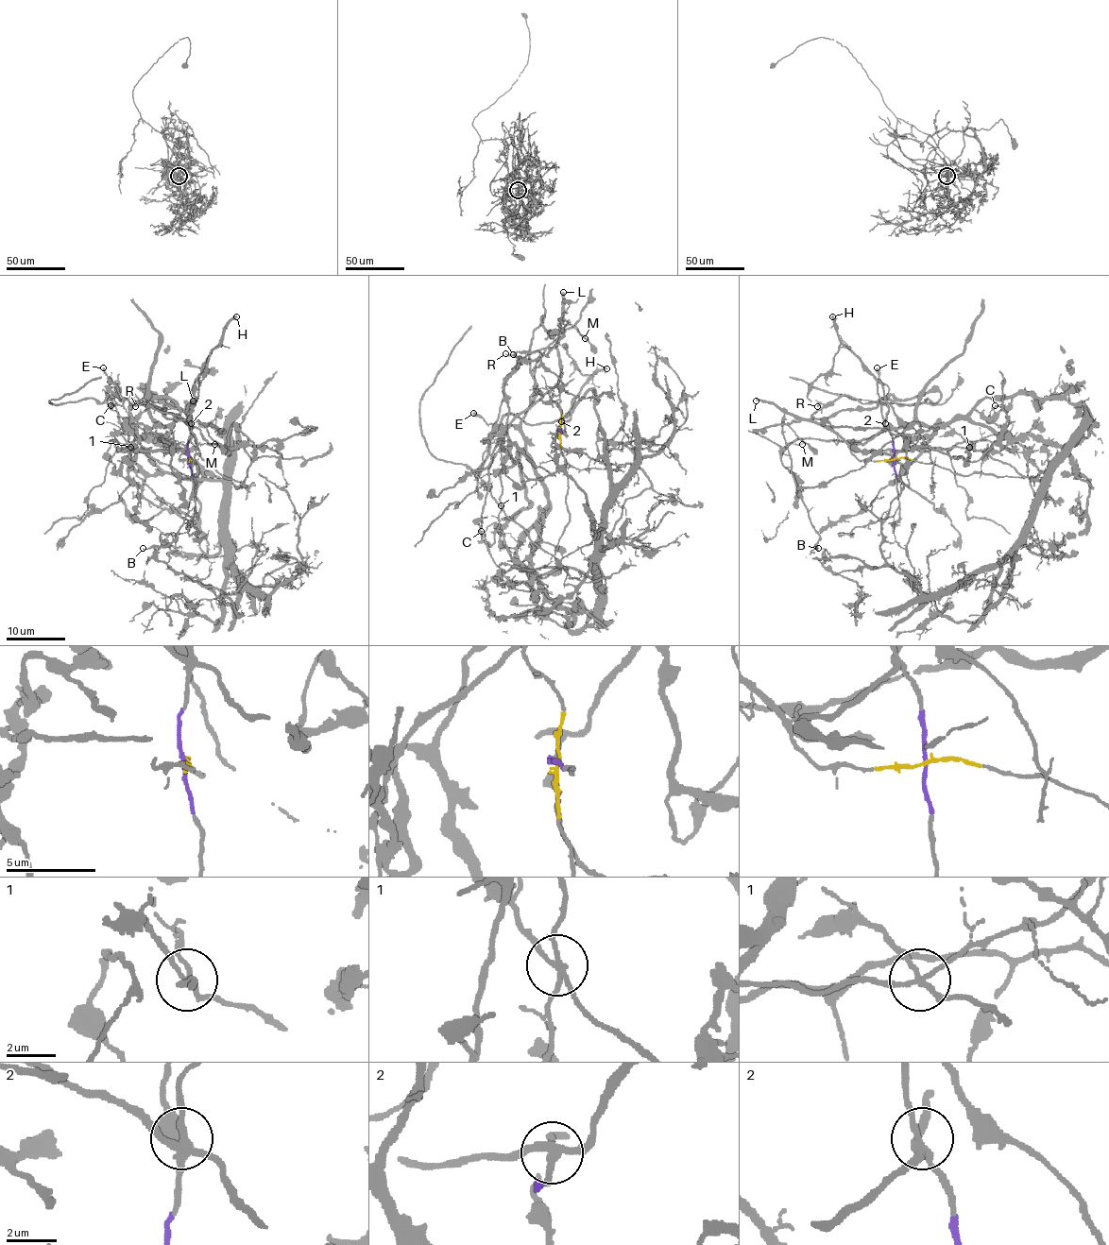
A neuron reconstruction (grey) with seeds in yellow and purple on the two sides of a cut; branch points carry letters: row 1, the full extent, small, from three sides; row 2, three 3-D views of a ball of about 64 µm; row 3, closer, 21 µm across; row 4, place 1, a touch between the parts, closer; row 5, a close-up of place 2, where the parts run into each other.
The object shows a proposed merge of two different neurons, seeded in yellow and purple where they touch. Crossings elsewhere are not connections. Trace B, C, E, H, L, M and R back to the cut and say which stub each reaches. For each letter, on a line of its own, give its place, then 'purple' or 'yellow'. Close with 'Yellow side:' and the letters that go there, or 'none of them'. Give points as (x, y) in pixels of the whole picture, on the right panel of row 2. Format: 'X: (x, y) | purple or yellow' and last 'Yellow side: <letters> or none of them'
B: (818, 548) | yellow
C: (995, 405) | yellow
E: (877, 367) | yellow
H: (832, 316) | purple
L: (756, 400) | yellow
M: (802, 444) | yellow
R: (817, 406) | yellow
Yellow side: B, C, E, L, M, R

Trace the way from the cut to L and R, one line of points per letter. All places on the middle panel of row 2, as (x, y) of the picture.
L: (559, 431), (561, 410), (549, 395), (558, 381), (558, 336), (564, 292)
R: (559, 431), (561, 410), (549, 395), (559, 376), (558, 350), (540, 348), (520, 360), (504, 353)

